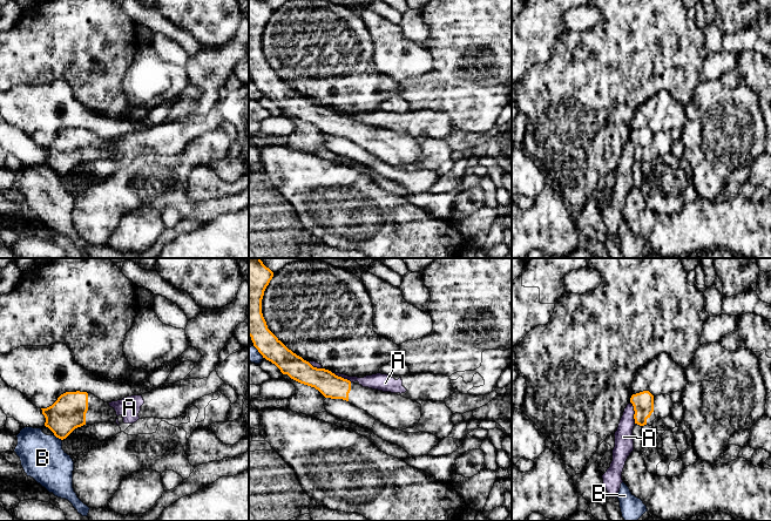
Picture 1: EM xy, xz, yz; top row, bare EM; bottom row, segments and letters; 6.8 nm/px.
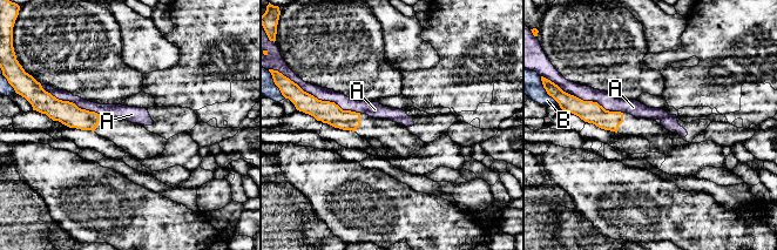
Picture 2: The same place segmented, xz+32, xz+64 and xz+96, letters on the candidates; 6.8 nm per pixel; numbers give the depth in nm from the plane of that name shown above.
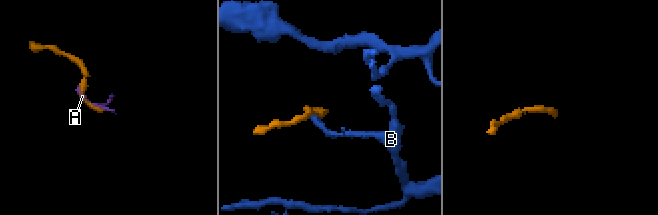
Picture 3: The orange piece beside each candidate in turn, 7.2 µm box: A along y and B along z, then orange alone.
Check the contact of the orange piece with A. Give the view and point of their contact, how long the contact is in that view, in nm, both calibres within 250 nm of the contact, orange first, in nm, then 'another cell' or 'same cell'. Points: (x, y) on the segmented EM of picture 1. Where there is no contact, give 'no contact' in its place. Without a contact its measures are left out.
yz (635, 412) | 160 nm | 140/130 nm | another cell

